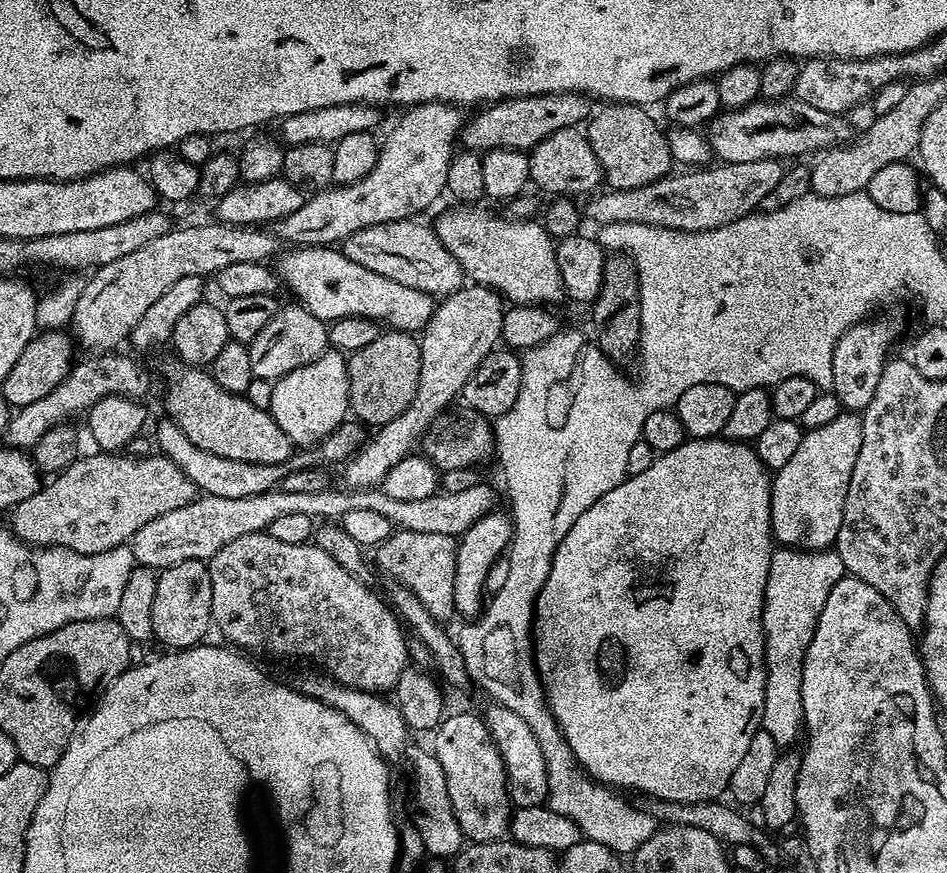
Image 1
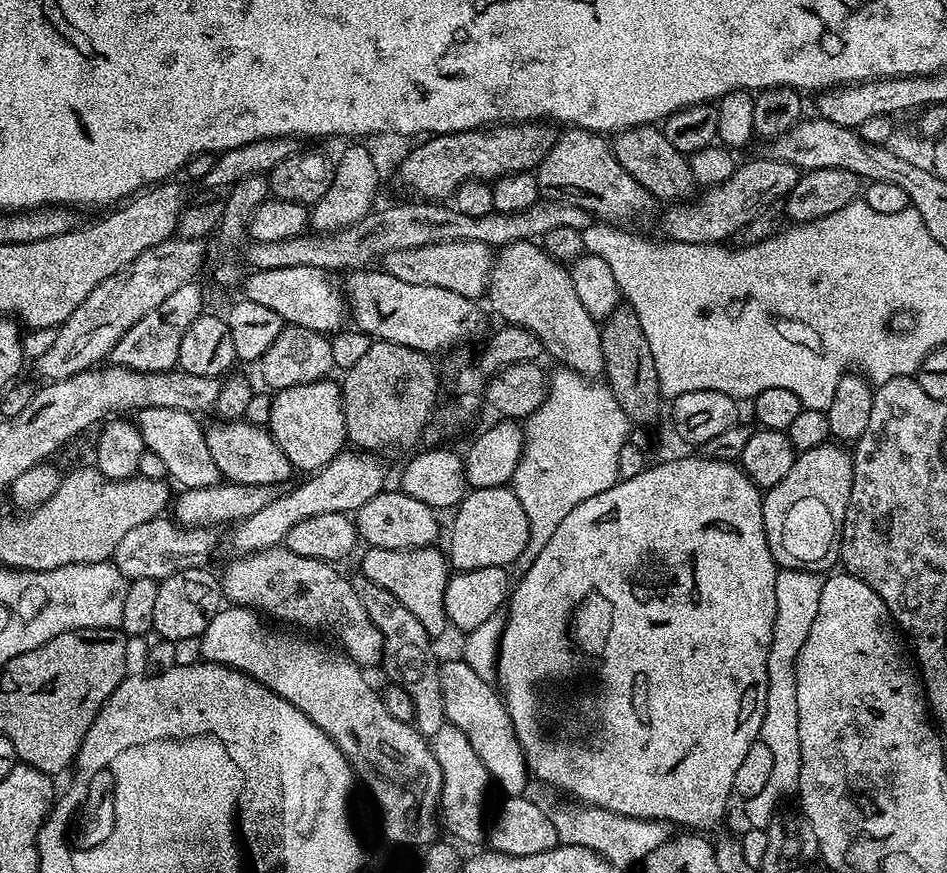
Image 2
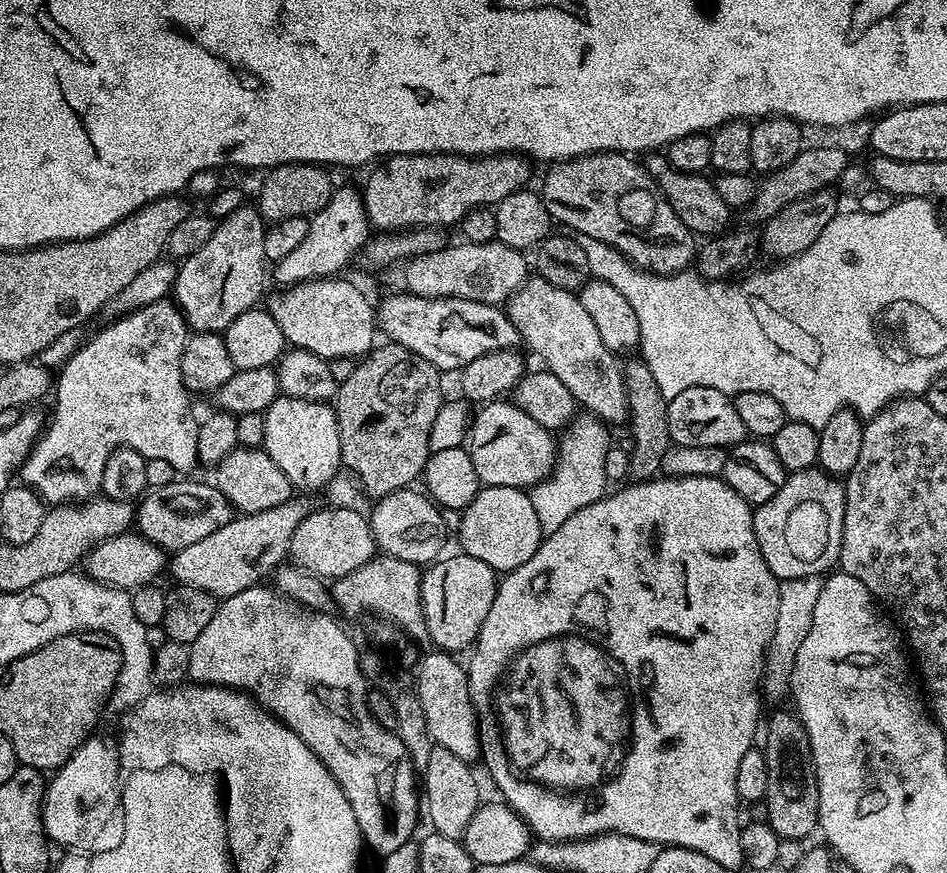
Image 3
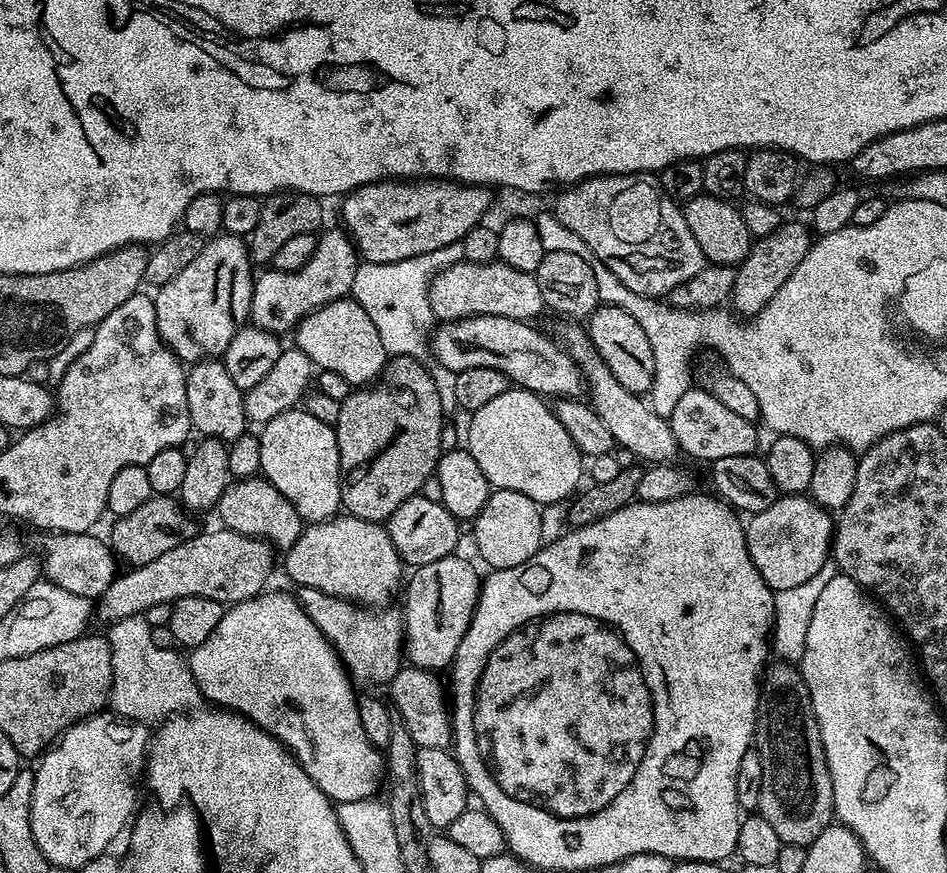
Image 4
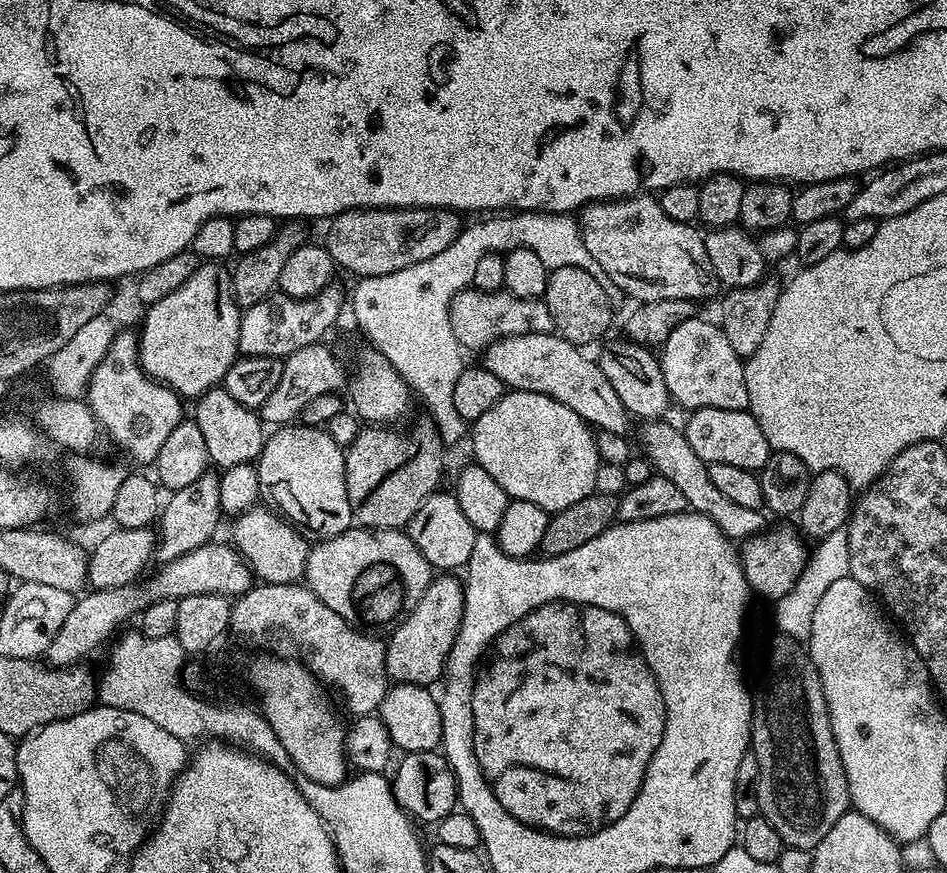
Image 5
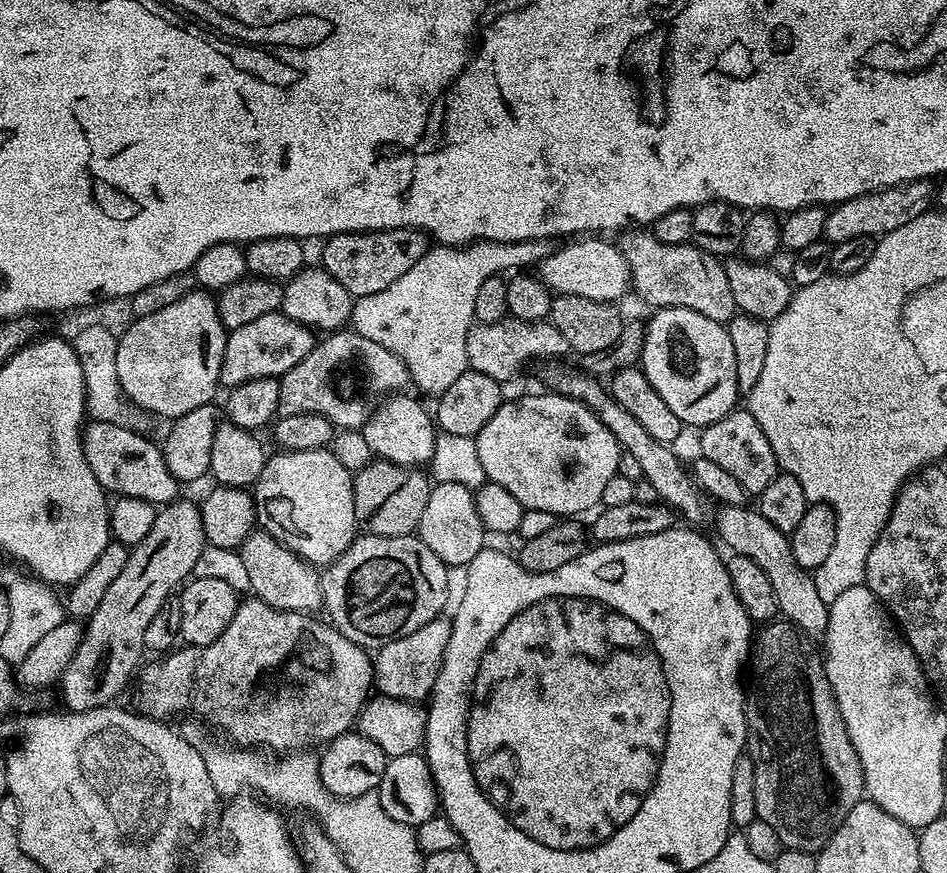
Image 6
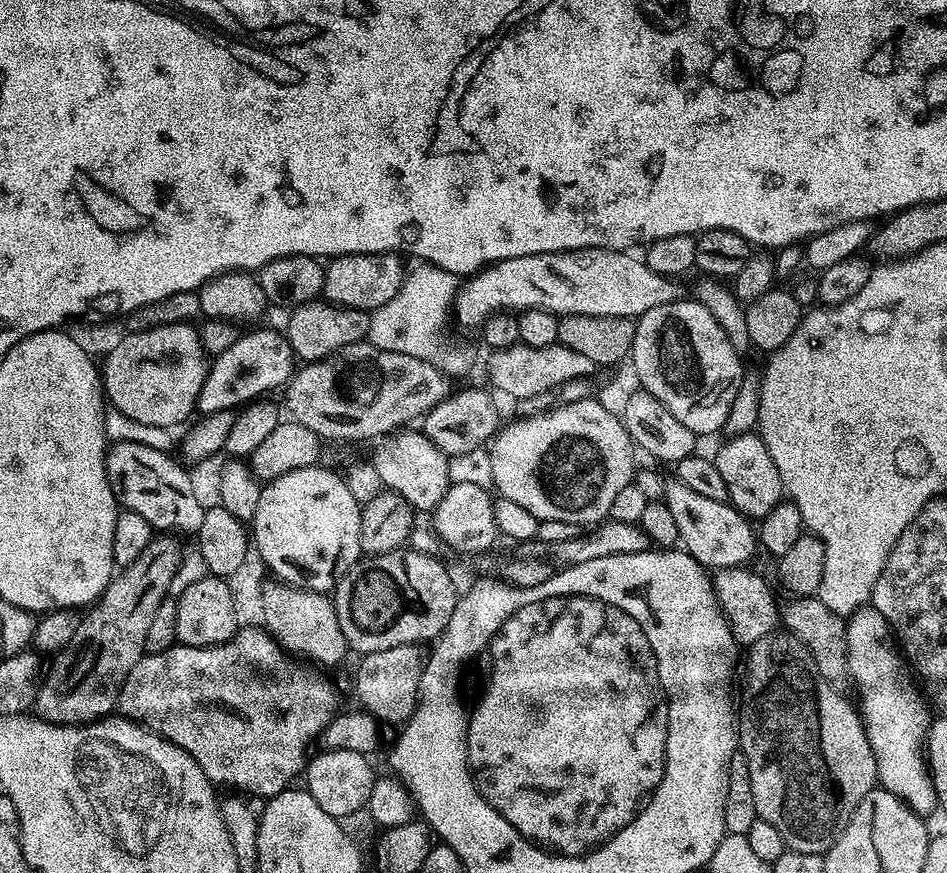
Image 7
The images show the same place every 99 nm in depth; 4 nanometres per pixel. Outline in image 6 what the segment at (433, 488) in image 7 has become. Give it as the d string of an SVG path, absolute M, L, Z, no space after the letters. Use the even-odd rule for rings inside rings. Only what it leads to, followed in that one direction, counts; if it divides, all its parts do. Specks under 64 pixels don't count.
M408 395L389 396L368 417L362 431L366 438L366 446L370 446L375 457L404 468L414 468L427 465L431 461L438 428L429 409L427 412L414 397Z

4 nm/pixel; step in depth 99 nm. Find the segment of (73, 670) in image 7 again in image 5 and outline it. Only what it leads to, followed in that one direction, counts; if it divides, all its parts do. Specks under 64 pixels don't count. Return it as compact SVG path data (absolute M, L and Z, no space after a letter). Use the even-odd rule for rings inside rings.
M207 470L190 486L173 491L163 501L158 513L158 539L156 542L155 559L167 562L182 554L190 554L190 550L198 550L198 546L209 543L222 521L220 495L218 486L220 477L215 471ZM213 472L213 473L212 473ZM169 498L169 500L168 500Z

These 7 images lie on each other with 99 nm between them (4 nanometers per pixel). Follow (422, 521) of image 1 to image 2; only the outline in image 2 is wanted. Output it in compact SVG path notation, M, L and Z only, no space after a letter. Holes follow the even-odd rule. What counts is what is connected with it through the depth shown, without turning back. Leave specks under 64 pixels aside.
M172 518L142 522L142 526L134 526L118 542L114 563L128 581L150 578L159 582L178 570L207 565L208 555L216 548L216 534L211 528L186 528Z

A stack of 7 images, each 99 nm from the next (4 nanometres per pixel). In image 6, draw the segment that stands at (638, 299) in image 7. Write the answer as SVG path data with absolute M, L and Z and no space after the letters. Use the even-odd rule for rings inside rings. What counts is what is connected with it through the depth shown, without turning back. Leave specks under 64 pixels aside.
M576 238L565 248L549 251L548 255L540 261L538 265L538 279L543 282L553 293L561 296L577 296L578 298L590 298L594 302L620 302L627 292L630 292L632 275L630 266L626 262L624 255L620 253L619 247L615 243L607 244L604 238Z

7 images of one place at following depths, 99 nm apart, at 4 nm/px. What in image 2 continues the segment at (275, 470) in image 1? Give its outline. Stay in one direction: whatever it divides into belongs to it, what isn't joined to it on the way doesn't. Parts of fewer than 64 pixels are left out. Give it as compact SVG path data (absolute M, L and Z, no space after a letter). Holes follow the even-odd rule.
M142 408L134 416L145 449L162 458L167 475L176 479L181 489L215 486L222 480L214 458L210 458L210 446L204 441L205 429L196 420L199 419L193 413L173 408Z

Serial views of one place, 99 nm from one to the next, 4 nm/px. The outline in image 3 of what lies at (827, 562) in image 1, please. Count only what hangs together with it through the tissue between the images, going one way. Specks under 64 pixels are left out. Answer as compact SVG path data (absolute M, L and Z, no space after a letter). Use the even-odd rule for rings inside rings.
M820 578L786 580L780 585L778 622L774 630L774 638L768 643L768 651L764 657L762 692L767 699L769 696L772 700L780 700L783 696L789 695L794 662L798 662L798 650L806 634L810 634L810 622L814 622L814 606L818 603L818 594L822 594L823 585L824 580Z

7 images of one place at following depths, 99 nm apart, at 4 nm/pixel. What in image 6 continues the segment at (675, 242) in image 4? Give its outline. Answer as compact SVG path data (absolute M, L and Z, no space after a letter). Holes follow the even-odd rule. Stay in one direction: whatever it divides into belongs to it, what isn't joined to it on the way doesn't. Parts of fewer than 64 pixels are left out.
M628 230L619 237L618 247L630 266L631 287L646 303L653 304L653 309L698 310L698 314L706 314L706 318L725 326L737 315L724 264L695 243L664 244L651 231Z

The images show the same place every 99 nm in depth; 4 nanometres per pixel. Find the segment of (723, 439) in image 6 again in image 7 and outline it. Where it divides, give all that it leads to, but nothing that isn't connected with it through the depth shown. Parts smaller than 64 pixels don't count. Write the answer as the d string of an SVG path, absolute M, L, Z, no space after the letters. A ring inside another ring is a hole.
M755 431L729 435L725 440L725 444L714 453L714 459L718 474L722 474L726 481L728 500L732 507L738 509L741 516L749 518L770 514L770 510L780 504L785 491L778 466L774 466L774 458L770 458L770 450L766 450L764 440Z

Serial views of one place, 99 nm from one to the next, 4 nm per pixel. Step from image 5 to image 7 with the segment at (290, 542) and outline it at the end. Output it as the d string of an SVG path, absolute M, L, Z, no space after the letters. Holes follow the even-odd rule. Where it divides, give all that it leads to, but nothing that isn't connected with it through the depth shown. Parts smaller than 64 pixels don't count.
M268 578L262 584L262 603L263 627L280 641L286 652L299 654L313 661L321 660L316 661L321 665L340 664L344 655L349 655L350 649L342 634L342 626L338 626L338 614L331 595L309 592L286 584L283 580Z

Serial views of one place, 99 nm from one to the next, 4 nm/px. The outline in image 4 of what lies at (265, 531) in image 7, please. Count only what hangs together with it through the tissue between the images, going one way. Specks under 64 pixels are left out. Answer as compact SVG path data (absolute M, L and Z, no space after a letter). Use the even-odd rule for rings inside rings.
M297 406L278 414L278 418L270 418L270 422L259 429L258 435L262 450L262 476L296 507L301 520L330 520L341 511L340 456L333 425Z

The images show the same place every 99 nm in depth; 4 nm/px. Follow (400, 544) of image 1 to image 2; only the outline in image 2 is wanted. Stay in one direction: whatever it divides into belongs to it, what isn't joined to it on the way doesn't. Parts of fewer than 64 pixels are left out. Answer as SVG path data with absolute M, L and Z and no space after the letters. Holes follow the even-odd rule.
M439 547L407 548L406 550L386 550L385 548L368 548L360 560L359 571L370 582L378 582L382 590L388 590L426 626L428 635L439 638L444 631L449 631L450 625L444 609L444 591L450 575L450 561Z

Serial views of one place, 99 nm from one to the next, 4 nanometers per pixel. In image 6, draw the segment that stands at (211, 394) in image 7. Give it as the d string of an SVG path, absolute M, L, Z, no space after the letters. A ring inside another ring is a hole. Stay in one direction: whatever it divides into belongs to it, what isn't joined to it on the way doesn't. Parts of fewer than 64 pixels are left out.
M283 312L262 314L262 318L254 318L254 322L246 322L246 326L228 332L220 383L225 389L230 389L254 378L285 376L291 368L298 366L298 362L302 362L302 358L306 358L306 354L310 354L310 350L314 350L317 343L318 336L313 329L286 318Z

